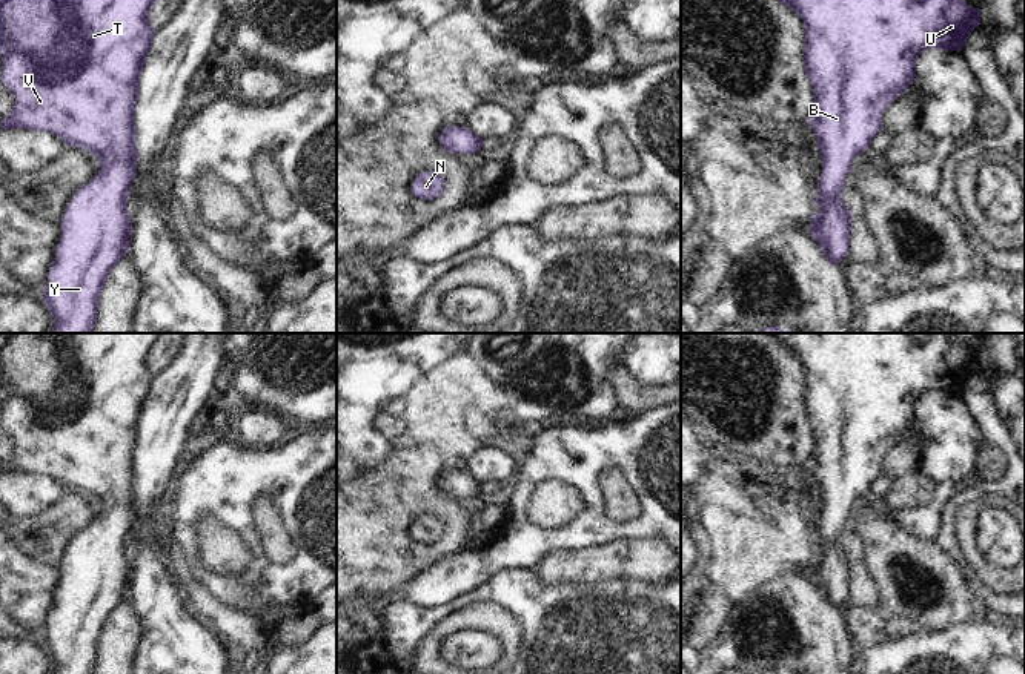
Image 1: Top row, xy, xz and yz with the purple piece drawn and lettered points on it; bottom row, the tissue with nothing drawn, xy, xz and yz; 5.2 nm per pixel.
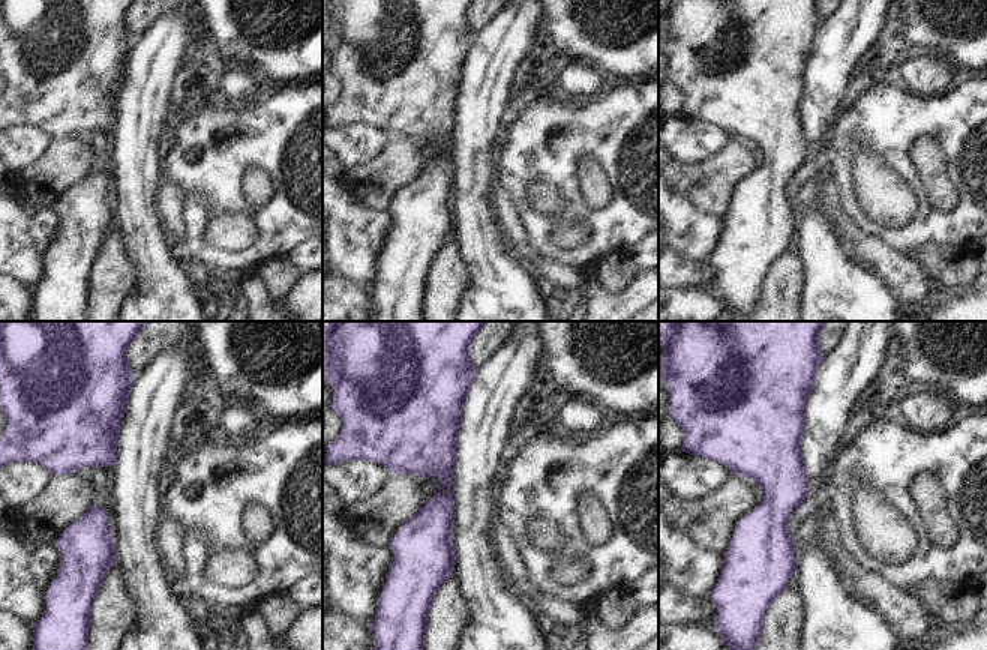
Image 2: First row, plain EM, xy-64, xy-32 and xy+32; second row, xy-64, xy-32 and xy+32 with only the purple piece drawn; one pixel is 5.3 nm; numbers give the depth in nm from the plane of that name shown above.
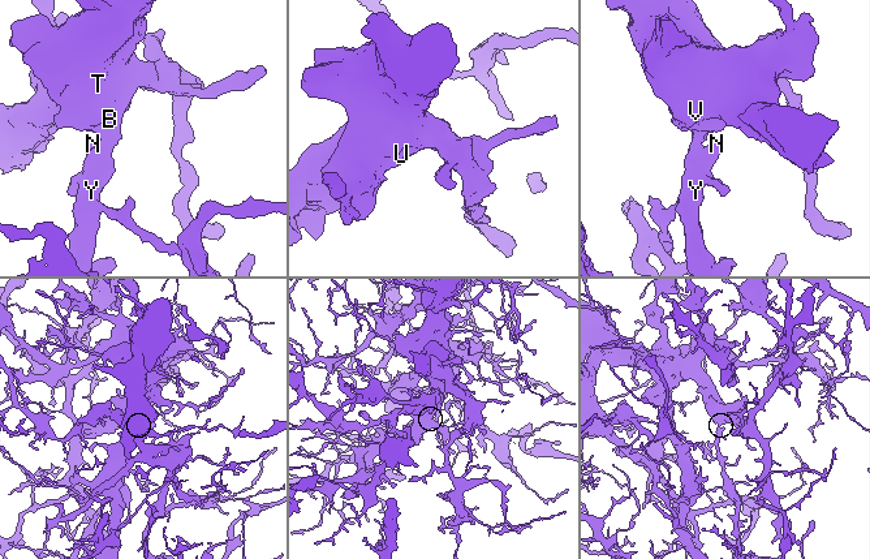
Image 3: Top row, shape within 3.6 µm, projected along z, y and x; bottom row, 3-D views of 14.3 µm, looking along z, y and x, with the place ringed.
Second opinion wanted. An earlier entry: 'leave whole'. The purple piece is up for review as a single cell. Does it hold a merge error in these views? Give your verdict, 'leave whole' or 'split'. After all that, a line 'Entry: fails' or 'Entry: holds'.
leave whole
Entry: holds

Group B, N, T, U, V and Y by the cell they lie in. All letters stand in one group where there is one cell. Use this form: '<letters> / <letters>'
B N T U V Y

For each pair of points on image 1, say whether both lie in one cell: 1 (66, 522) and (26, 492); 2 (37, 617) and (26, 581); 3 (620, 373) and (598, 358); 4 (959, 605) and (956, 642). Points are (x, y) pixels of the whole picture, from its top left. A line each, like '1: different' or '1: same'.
1: different
2: same
3: different
4: different

